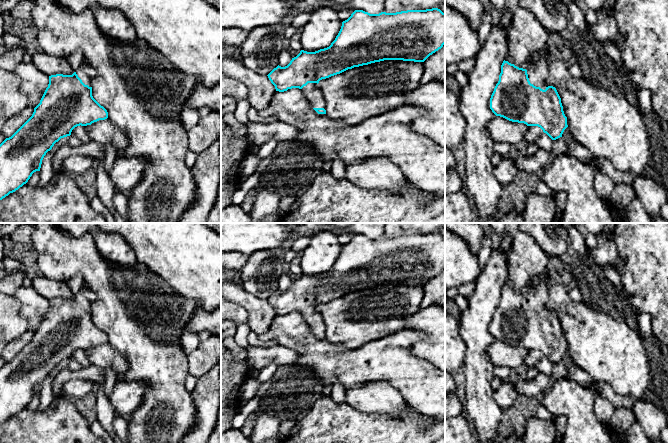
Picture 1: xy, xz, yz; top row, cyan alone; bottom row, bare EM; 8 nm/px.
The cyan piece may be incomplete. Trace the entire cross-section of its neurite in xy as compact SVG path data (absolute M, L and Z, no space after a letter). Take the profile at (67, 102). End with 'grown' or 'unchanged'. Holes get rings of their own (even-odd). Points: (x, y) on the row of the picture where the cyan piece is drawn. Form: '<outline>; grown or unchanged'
M85 63L72 75L56 74L49 76L48 87L40 103L34 108L32 116L11 137L6 138L0 144L0 200L26 184L34 172L40 171L46 153L61 138L70 136L75 127L91 125L108 118L107 110L93 98L92 87L89 86L94 84L96 76L96 70Z; grown

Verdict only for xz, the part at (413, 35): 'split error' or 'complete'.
split error

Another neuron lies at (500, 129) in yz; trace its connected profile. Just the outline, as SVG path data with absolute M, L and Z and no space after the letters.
M495 116L487 125L492 140L516 145L524 140L528 127L524 123L512 122L503 117Z

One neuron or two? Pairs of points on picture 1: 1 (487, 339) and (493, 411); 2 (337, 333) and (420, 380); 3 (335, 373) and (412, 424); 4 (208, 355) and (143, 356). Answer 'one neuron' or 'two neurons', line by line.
1: one neuron
2: two neurons
3: two neurons
4: two neurons

